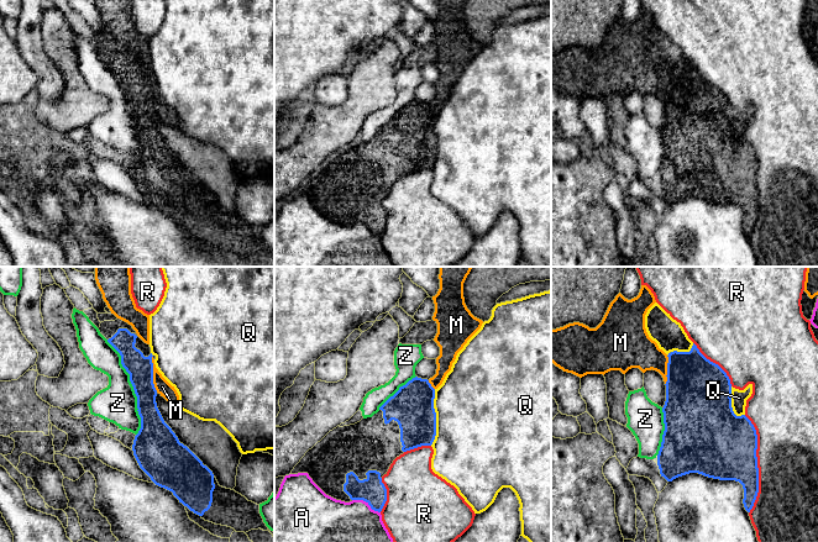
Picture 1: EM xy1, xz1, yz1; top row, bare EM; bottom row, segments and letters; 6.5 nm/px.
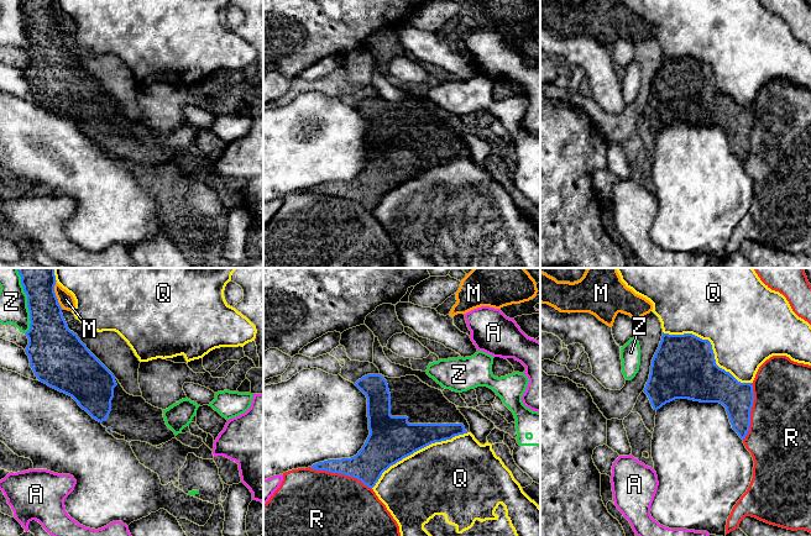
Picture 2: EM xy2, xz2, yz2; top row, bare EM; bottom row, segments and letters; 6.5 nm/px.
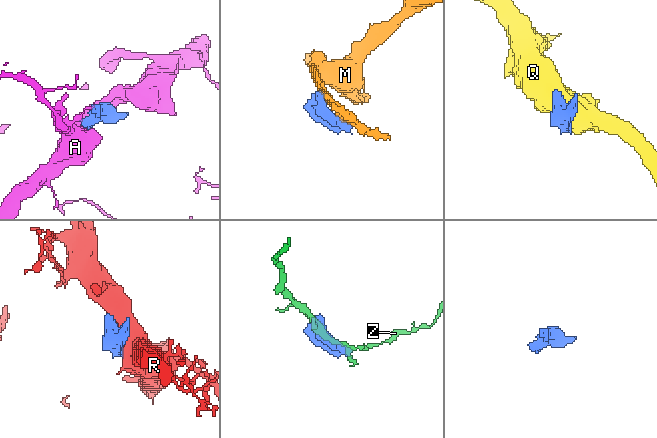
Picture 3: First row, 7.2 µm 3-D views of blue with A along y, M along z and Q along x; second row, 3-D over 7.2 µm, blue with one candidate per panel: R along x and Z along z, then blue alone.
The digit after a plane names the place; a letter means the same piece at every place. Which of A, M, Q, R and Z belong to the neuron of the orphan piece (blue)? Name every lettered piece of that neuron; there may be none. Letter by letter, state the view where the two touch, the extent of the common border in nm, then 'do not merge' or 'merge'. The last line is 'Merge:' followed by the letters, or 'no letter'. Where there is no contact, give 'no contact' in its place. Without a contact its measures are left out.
A: xz1 | 200 nm | do not merge
M: xy1 | 240 nm | do not merge
Q: yz2 | 650 nm | do not merge
R: yz1 | 650 nm | do not merge
Z: xy1 | 650 nm | do not merge
Merge: no letter

